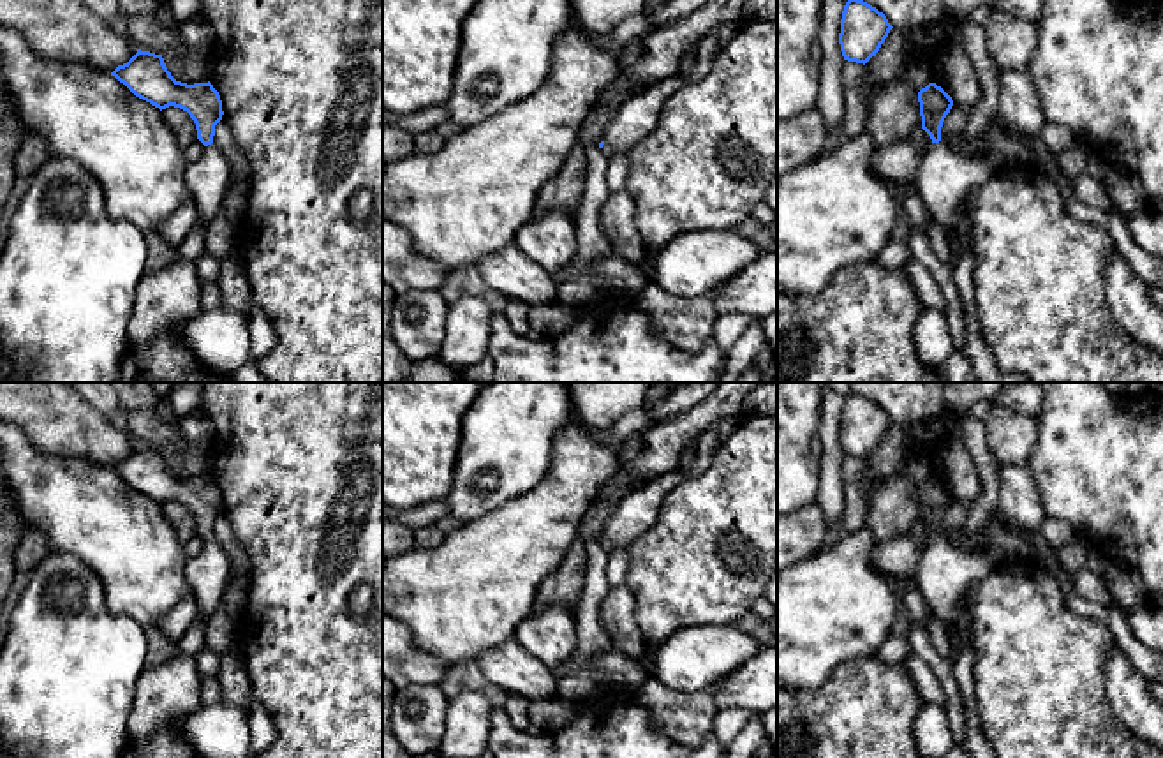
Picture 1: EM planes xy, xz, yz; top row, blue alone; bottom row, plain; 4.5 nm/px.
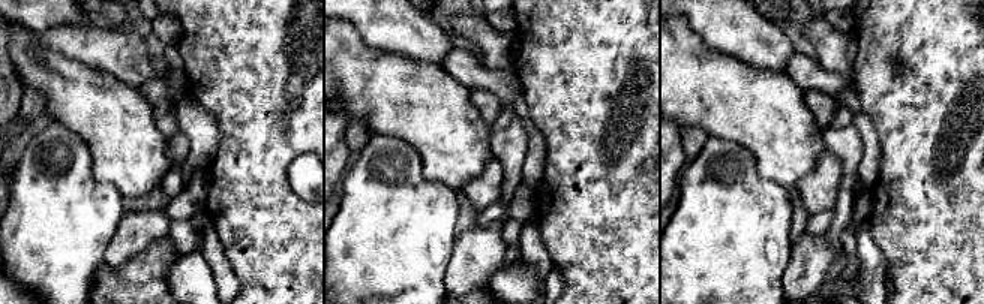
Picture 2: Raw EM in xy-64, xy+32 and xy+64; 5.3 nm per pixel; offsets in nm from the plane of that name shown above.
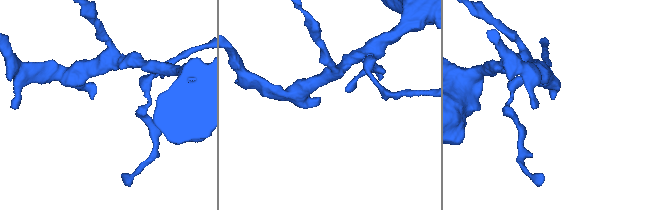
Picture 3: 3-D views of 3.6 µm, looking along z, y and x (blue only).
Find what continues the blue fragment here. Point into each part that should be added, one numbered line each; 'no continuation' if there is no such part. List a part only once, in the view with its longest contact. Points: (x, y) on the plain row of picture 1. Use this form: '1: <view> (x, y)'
1: xy (208, 572)

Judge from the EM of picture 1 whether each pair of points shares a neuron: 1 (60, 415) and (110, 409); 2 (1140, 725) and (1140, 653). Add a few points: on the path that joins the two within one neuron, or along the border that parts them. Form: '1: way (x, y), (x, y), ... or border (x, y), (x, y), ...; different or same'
1: border (87, 401), (110, 420); different
2: border (1118, 646), (1144, 677); different

